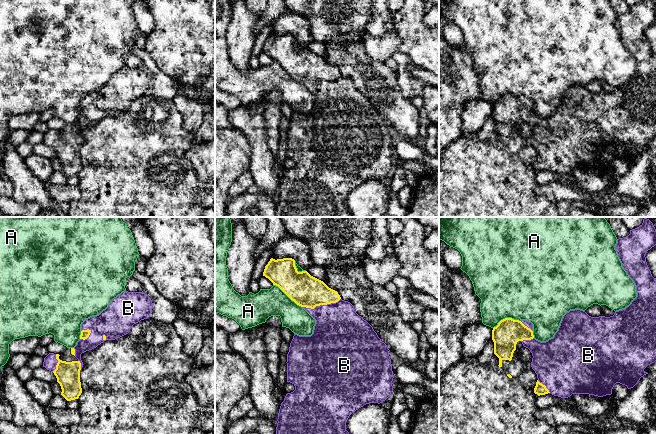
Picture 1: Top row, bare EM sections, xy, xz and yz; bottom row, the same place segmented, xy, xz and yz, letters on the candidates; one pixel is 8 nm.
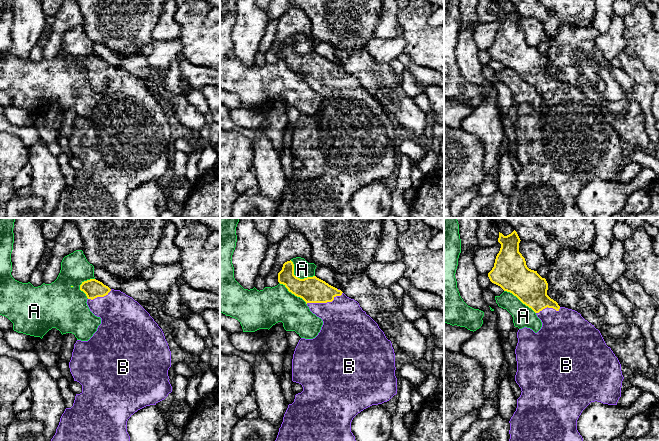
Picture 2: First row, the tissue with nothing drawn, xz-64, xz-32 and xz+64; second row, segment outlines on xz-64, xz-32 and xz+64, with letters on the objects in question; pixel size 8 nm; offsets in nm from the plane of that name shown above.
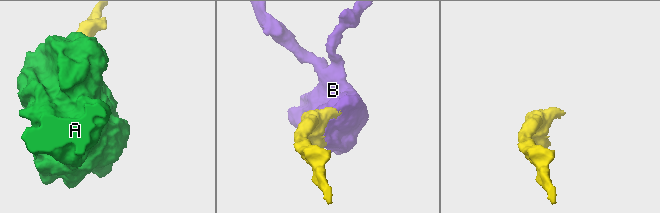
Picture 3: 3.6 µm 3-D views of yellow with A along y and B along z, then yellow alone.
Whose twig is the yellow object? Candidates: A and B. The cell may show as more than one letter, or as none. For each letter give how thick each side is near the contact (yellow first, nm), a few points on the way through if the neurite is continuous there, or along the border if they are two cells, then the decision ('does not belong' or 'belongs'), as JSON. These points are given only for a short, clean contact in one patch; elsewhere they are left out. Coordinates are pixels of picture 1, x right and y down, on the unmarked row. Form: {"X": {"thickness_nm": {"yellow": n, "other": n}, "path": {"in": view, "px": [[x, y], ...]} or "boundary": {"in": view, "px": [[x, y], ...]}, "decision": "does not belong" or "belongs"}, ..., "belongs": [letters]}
{"A": {"thickness_nm": {"yellow": 260, "other": 220}, "decision": "does not belong"}, "B": {"thickness_nm": {"yellow": 260, "other": 380}, "decision": "belongs"}, "belongs": ["B"]}

